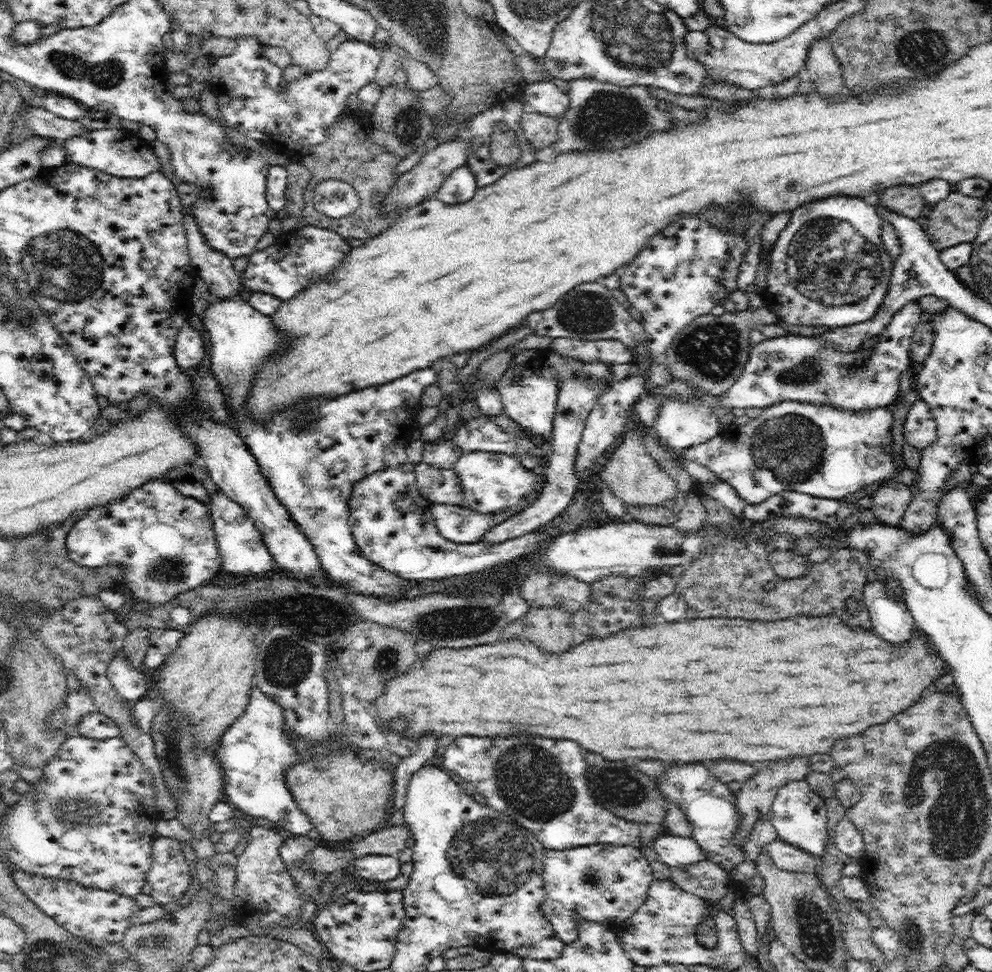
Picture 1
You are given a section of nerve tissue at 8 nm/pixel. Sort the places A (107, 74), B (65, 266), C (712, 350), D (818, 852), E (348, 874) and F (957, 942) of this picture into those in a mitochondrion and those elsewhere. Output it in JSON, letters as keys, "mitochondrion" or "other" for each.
{"A":"mitochondrion","B":"mitochondrion","C":"mitochondrion","D":"other","E":"other","F":"other"}

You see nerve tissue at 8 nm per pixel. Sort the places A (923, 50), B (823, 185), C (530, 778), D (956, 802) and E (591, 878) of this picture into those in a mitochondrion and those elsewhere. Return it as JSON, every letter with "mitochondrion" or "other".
{"A":"mitochondrion","B":"other","C":"mitochondrion","D":"mitochondrion","E":"mitochondrion"}

